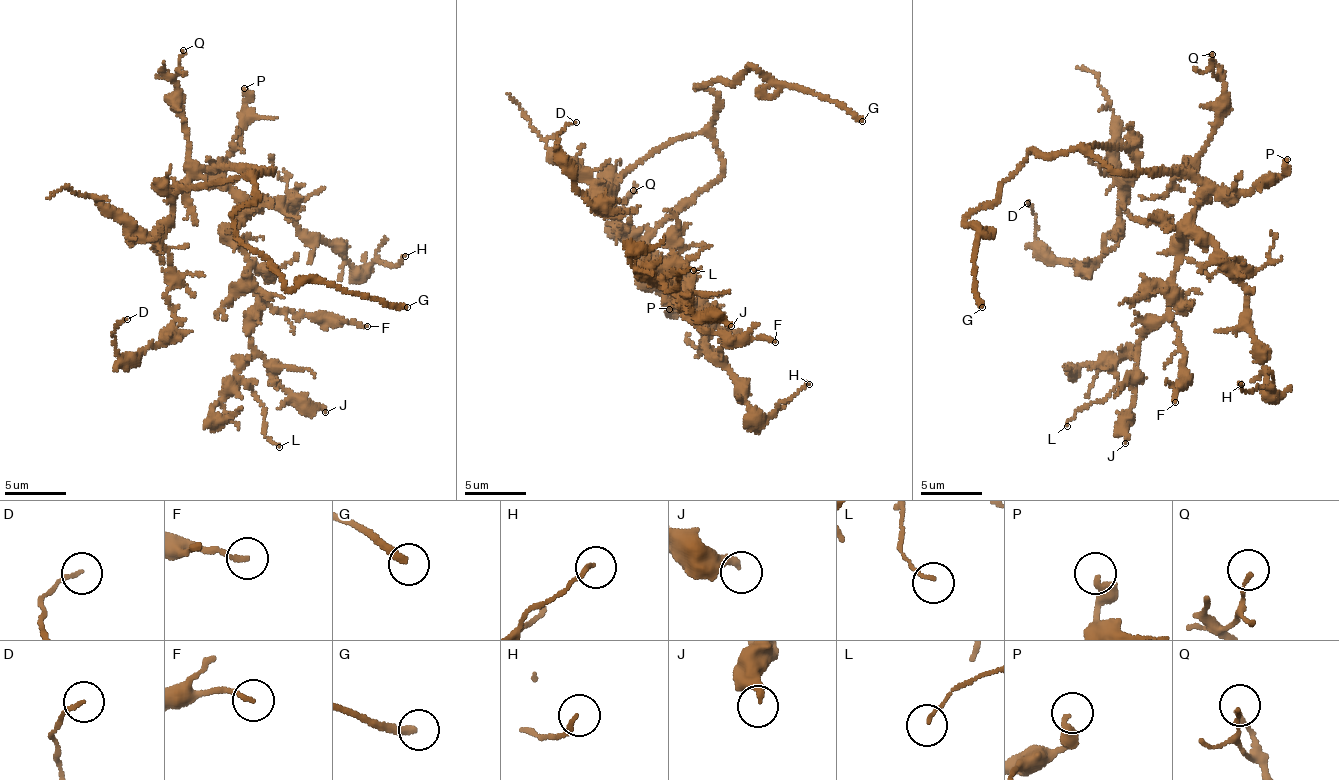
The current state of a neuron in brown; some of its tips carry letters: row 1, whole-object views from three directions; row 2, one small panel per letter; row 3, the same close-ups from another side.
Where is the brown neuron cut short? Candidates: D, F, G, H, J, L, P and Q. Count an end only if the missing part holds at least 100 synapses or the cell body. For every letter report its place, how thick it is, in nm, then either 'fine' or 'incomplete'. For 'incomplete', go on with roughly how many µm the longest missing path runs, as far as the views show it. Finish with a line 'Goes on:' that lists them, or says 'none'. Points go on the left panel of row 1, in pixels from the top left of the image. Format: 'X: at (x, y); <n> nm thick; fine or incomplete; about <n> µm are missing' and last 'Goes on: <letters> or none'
D: at (127, 319); 120 nm thick; fine
F: at (367, 326); 160 nm thick; fine
G: at (407, 307); 280 nm thick; incomplete; about 10 µm are missing
H: at (405, 256); 140 nm thick; fine
J: at (325, 412); 260 nm thick; fine
L: at (279, 447); 120 nm thick; fine
P: at (244, 88); 380 nm thick; fine
Q: at (183, 50); 130 nm thick; fine
Goes on: G

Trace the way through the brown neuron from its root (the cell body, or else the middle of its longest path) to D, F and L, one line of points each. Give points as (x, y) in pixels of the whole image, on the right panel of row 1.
D: (1124, 172), (1089, 144), (1129, 152), (1136, 179), (1122, 191), (1121, 226), (1079, 268), (1048, 257), (1027, 203)
F: (1124, 172), (1161, 168), (1201, 189), (1168, 279), (1167, 311), (1186, 360), (1175, 402)
L: (1124, 172), (1192, 179), (1199, 209), (1181, 233), (1164, 321), (1067, 426)

